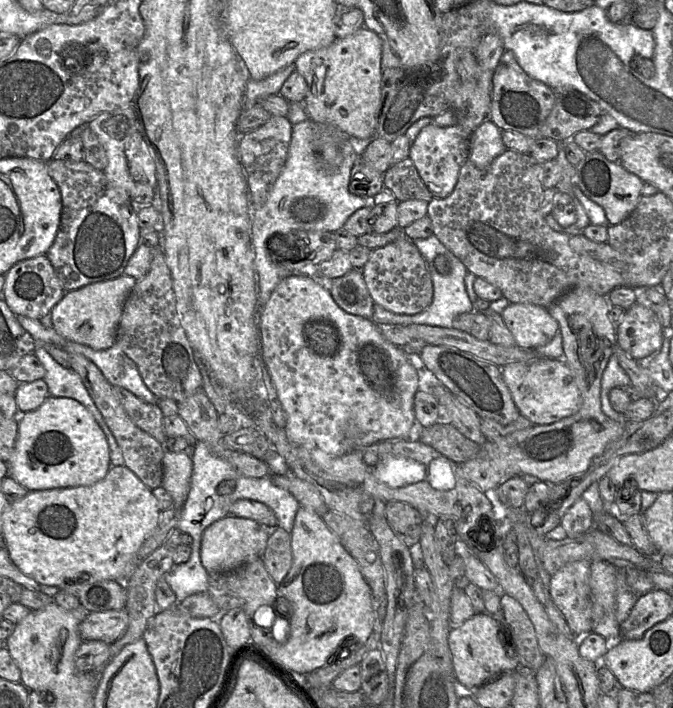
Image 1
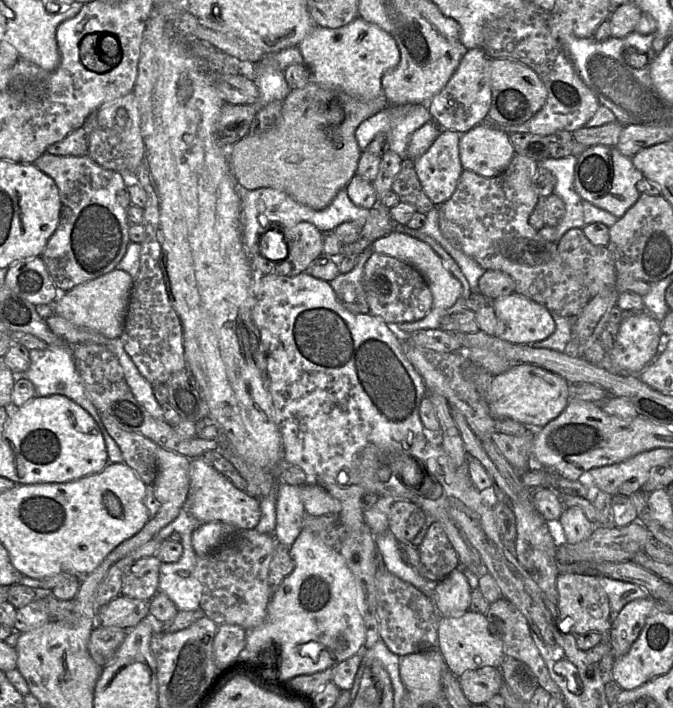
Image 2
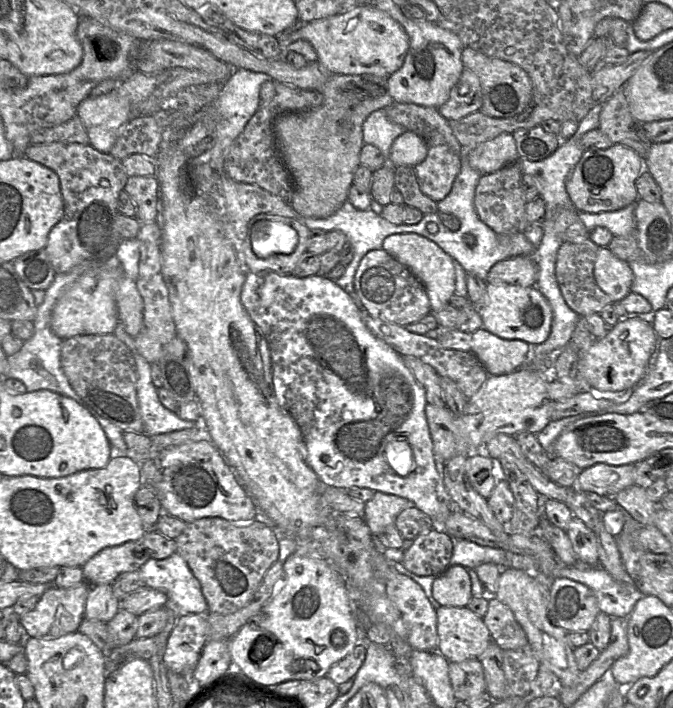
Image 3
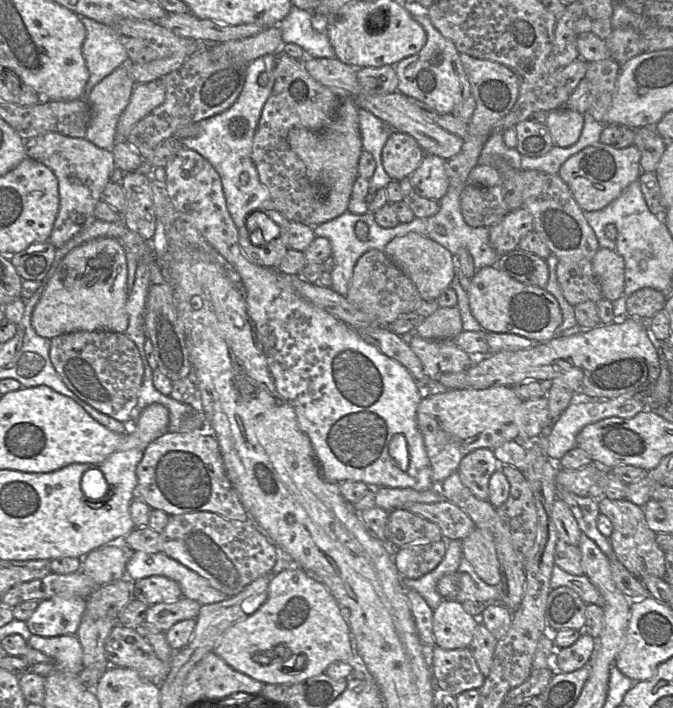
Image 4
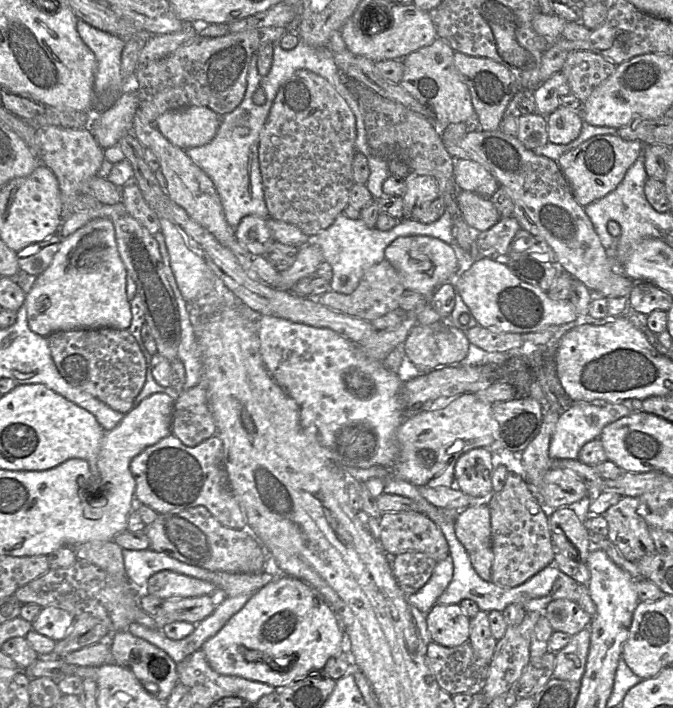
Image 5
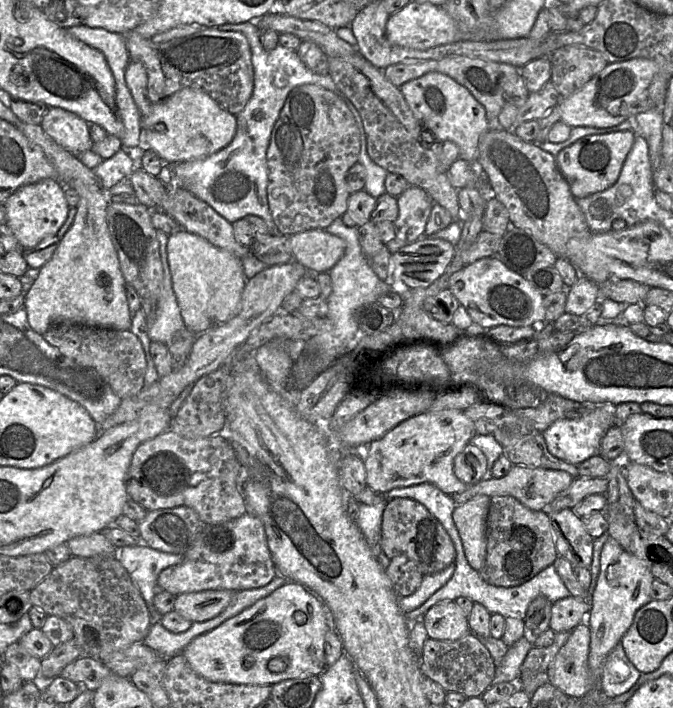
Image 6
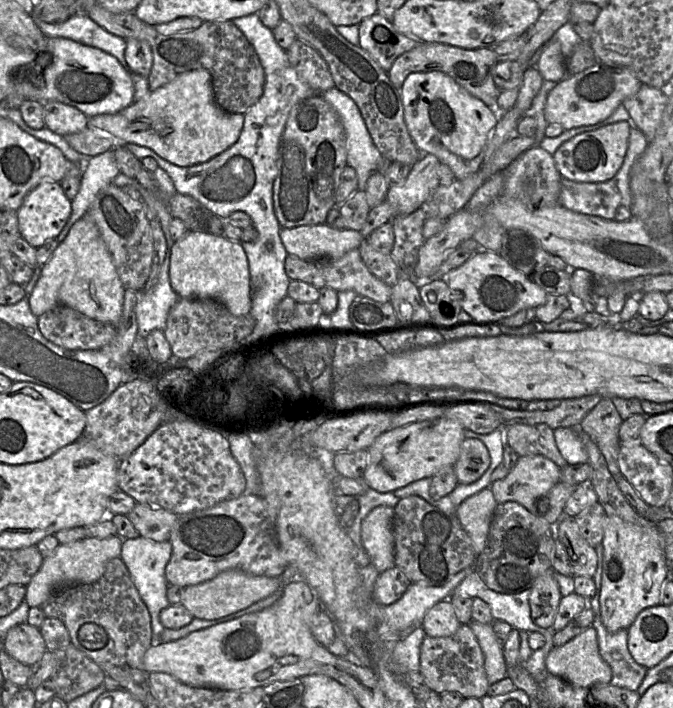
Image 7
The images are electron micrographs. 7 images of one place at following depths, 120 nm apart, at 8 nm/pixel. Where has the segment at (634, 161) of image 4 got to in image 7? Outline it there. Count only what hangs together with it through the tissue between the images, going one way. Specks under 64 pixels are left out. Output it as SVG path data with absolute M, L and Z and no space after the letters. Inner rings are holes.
M620 121L576 135L563 143L553 159L563 178L575 182L599 183L612 179L621 168L628 149L631 124Z

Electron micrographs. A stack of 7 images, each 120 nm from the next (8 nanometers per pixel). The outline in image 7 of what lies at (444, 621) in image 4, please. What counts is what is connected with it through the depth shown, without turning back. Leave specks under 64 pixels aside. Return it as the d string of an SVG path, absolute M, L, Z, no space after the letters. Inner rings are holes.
M444 599L432 606L422 622L422 628L429 637L451 636L456 633L460 625L450 599Z

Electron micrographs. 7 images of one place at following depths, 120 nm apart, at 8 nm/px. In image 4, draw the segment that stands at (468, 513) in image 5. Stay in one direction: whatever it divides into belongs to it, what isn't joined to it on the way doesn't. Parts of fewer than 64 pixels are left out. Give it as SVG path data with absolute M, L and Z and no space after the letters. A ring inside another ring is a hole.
M482 528L475 529L462 540L463 557L472 565L476 574L487 584L501 586L502 575L492 534Z

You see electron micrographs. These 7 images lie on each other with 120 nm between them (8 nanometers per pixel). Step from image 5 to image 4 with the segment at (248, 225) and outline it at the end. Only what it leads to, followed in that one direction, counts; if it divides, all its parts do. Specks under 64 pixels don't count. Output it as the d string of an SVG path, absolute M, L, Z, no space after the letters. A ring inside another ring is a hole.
M263 210L262 212L279 226L279 236L265 242L258 229L255 229L253 234L249 235L245 223L238 229L239 243L244 255L251 262L262 267L277 269L288 250L291 221L276 210Z

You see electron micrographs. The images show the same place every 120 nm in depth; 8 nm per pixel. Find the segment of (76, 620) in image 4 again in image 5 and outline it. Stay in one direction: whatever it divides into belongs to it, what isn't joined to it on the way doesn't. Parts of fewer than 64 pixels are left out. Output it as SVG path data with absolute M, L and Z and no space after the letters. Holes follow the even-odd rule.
M48 606L41 609L31 624L32 630L58 642L66 637L74 621L75 617L66 610Z

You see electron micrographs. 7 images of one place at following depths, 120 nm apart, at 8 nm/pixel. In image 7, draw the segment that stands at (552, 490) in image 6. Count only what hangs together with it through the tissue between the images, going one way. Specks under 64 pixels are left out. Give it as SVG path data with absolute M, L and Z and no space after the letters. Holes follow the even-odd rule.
M542 455L522 456L505 478L492 482L489 488L497 503L517 502L535 515L535 503L560 482L560 474L561 468Z

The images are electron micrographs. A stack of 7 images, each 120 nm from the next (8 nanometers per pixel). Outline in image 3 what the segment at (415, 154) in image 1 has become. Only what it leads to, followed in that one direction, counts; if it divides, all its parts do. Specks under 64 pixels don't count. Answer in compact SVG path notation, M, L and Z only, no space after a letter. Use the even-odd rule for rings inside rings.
M445 145L431 146L423 162L414 167L423 194L435 202L451 191L461 169L461 157Z

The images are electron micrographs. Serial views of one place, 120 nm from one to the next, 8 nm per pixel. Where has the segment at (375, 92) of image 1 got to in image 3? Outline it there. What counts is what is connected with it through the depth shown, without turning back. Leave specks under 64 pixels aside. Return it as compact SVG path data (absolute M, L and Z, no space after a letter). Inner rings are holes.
M368 4L358 5L336 15L313 20L309 23L298 23L275 36L280 47L280 59L286 62L287 47L299 39L308 41L315 49L318 63L330 74L362 75L370 74L389 77L401 68L409 49L409 37L399 22L386 12Z

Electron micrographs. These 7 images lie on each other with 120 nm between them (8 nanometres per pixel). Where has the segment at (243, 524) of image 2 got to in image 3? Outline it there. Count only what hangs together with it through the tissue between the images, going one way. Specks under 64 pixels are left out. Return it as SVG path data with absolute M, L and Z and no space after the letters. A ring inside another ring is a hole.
M210 440L168 447L159 454L159 463L162 480L157 484L156 495L162 513L185 523L206 517L219 517L241 524L255 521L257 507L253 499Z

